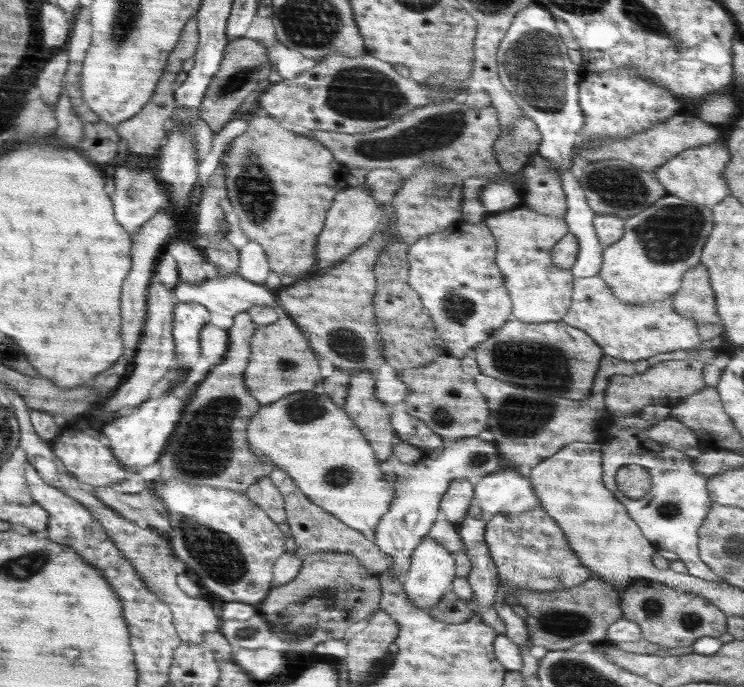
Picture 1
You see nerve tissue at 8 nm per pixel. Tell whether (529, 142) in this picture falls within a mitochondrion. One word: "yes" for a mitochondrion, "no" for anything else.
no

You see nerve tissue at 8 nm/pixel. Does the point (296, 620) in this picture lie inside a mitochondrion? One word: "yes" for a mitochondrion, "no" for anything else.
yes

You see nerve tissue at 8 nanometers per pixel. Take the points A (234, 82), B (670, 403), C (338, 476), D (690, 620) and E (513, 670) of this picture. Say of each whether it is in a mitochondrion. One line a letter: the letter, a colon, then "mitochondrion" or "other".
A: mitochondrion
B: other
C: mitochondrion
D: mitochondrion
E: other

